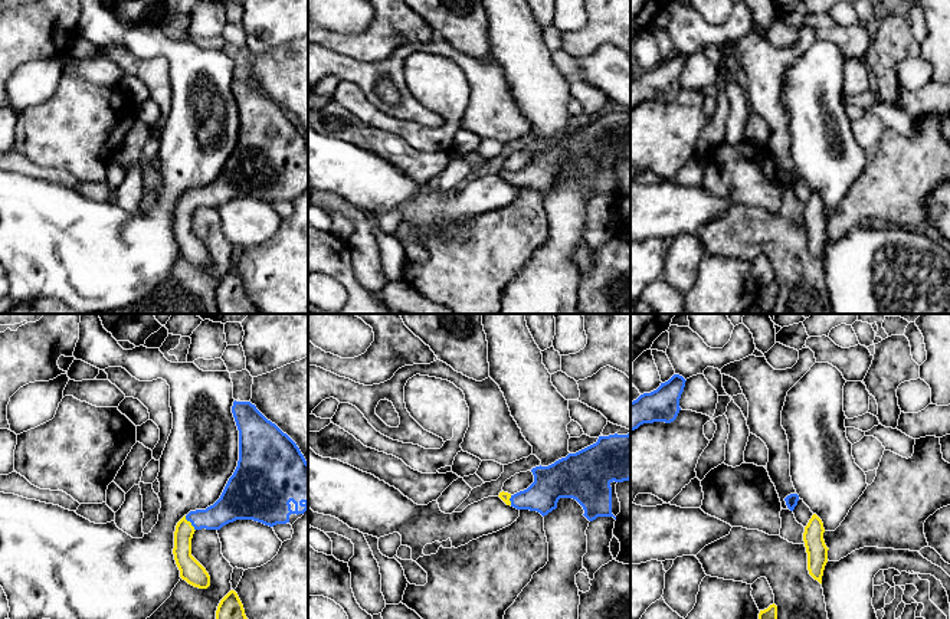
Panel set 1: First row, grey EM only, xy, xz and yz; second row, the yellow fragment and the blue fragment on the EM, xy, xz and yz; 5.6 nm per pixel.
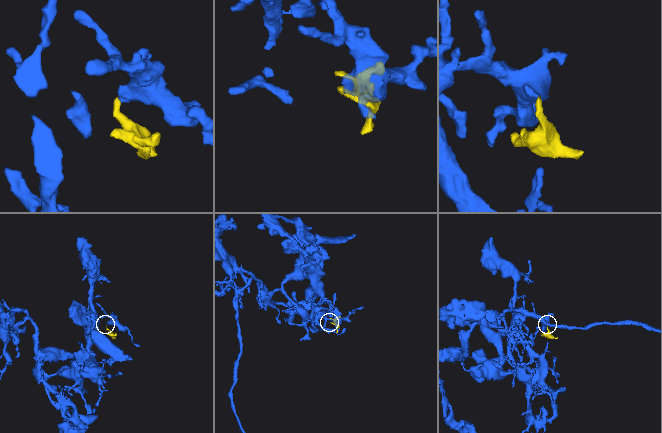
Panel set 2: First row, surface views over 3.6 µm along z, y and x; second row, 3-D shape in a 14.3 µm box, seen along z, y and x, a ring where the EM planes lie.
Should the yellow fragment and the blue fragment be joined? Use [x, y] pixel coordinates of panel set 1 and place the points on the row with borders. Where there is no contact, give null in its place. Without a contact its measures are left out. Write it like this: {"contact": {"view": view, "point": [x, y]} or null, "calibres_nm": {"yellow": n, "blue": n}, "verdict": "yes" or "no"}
{"contact": {"view": "xy", "point": [190, 523]}, "calibres_nm": {"yellow": 120, "blue": 160}, "verdict": "yes"}

